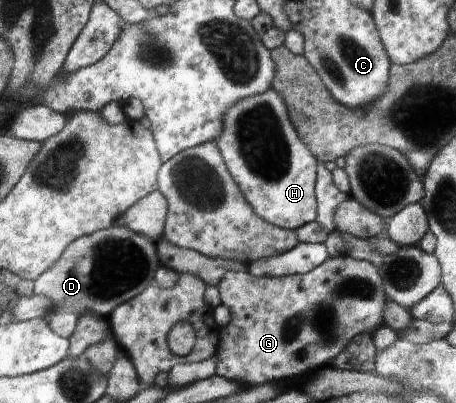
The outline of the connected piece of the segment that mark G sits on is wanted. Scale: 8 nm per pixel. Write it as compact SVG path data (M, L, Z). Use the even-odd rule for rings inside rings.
M348 255L329 256L318 267L312 269L305 274L292 274L289 276L260 276L252 269L246 272L227 271L226 275L218 282L217 285L221 304L226 306L231 313L229 324L222 328L221 338L218 345L218 363L216 366L216 374L225 378L238 380L243 385L260 386L266 382L274 383L282 382L285 379L291 379L298 376L310 376L323 367L329 367L335 357L363 331L372 332L373 329L382 324L383 321L383 303L385 302L385 291L383 290L382 276L378 273L377 267L366 260L359 260Z

